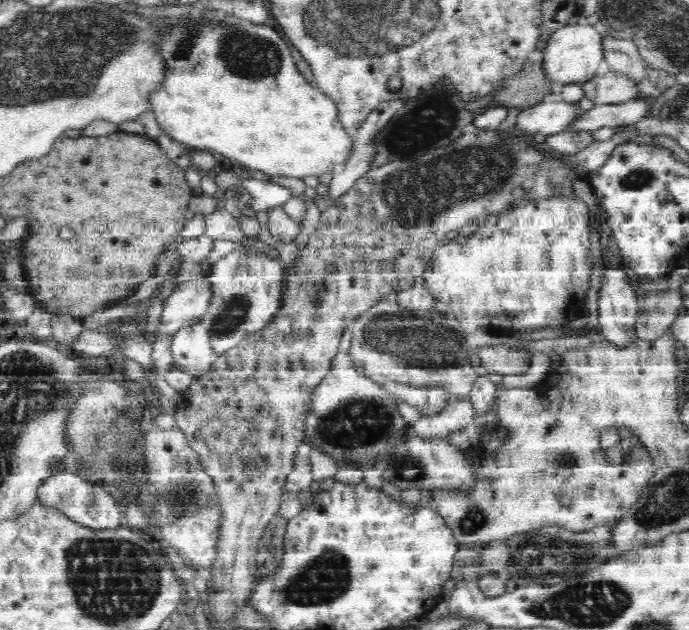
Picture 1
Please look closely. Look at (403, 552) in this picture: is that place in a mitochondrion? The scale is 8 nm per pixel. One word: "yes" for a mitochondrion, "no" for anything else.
no

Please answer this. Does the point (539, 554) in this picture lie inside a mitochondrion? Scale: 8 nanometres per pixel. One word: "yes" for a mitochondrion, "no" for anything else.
yes

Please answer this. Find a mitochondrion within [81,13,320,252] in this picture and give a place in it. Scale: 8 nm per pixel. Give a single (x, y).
(245, 55)

